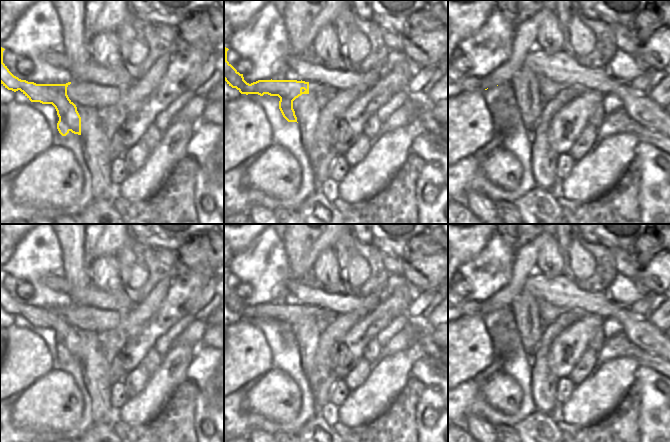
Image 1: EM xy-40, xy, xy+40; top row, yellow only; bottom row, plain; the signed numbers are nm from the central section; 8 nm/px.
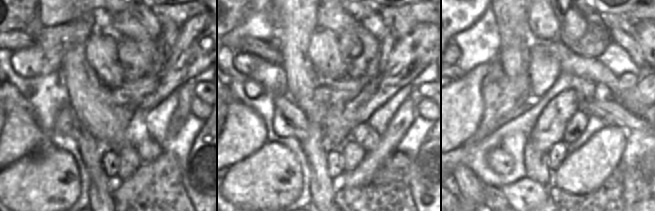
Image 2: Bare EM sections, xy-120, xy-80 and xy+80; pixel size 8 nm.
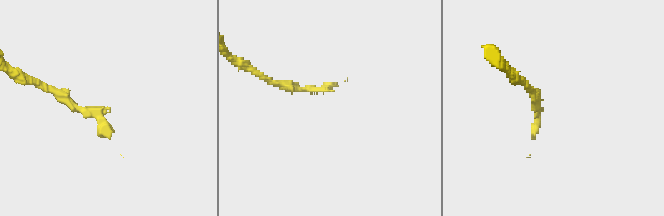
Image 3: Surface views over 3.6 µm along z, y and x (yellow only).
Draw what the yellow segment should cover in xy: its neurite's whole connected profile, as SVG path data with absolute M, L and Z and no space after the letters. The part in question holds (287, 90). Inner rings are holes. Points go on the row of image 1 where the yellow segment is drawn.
M224 46L224 80L232 88L236 88L241 94L258 94L263 96L278 96L279 109L283 117L288 122L297 122L297 117L293 109L293 101L302 94L309 94L309 82L297 80L258 80L251 84L244 80L240 74L228 61L227 51Z

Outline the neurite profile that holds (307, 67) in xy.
M313 45L305 53L292 54L290 52L287 57L287 65L293 73L293 80L316 82L336 90L346 90L358 84L374 86L379 79L376 69L366 74L360 74L350 70L345 61L343 61L342 68L330 68L315 55Z

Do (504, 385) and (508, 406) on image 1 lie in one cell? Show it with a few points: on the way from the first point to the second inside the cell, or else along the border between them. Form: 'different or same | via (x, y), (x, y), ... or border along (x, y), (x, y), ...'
same | via (504, 390), (507, 401)

